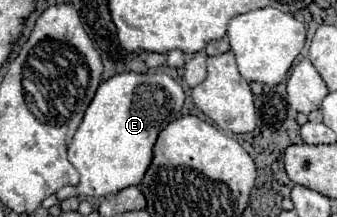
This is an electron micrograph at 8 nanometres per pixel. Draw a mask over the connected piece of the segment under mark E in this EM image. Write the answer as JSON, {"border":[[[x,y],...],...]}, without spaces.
{"border":[[[124,72],[102,82],[68,146],[68,160],[80,174],[78,194],[100,198],[140,184],[158,132],[182,116],[184,98],[184,88],[166,72]]]}

